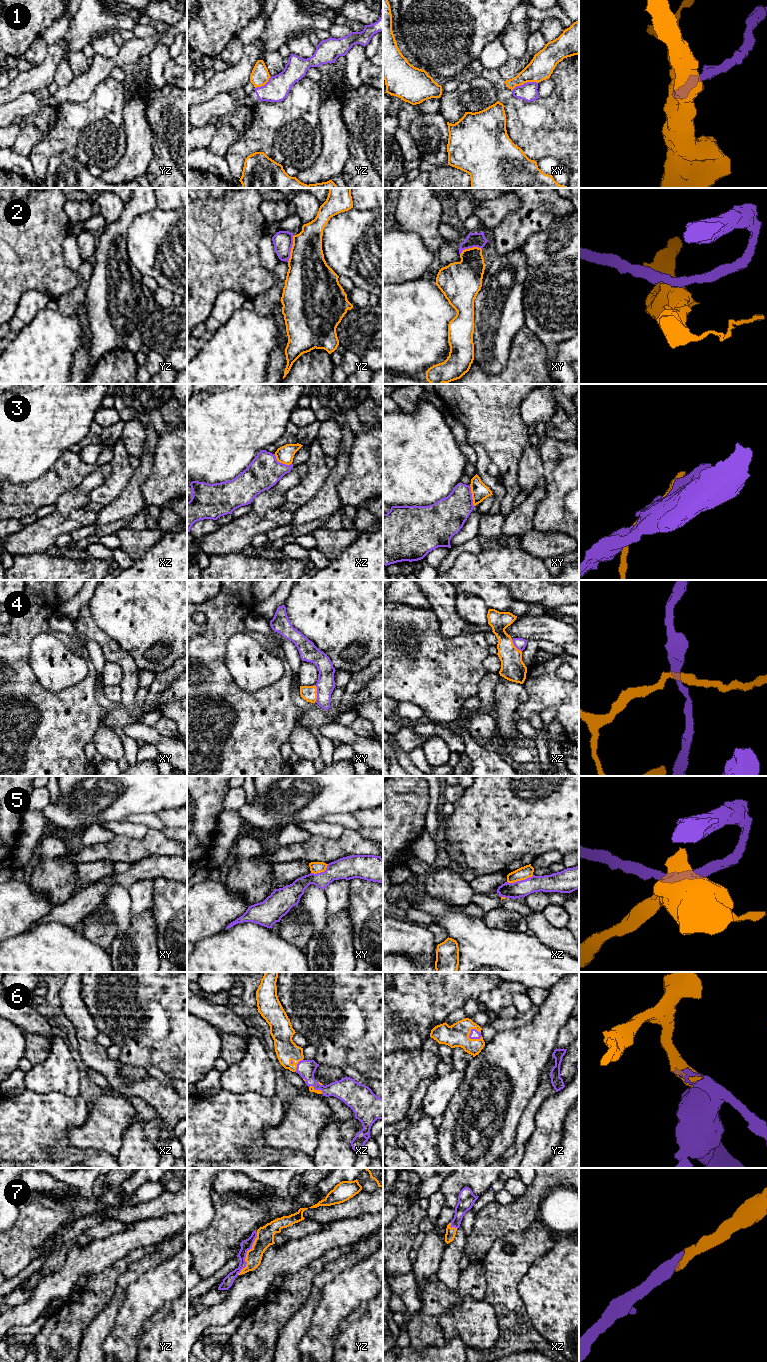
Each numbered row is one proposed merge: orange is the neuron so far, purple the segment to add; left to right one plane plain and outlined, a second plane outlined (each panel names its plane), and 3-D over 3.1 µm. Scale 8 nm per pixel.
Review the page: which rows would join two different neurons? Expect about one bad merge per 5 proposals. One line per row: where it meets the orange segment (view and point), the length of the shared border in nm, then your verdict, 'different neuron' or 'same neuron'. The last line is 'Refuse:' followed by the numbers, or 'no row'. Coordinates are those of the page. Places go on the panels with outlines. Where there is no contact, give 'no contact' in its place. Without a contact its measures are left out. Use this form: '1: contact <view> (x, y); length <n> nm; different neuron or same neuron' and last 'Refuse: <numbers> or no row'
1: contact xy (524, 82); length 220 nm; different neuron
2: contact yz (291, 248); length 220 nm; different neuron
3: contact xz (281, 462); length 170 nm; different neuron
4: contact xy (316, 693); length 140 nm; different neuron
5: contact xz (520, 880); length 220 nm; different neuron
6: contact yz (471, 1039); length 120 nm; same neuron
7: contact yz (247, 1253); length 380 nm; same neuron
Refuse: 1, 2, 3, 4, 5

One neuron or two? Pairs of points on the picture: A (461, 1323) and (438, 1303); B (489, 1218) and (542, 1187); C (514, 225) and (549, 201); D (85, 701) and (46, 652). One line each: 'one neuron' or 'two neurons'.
A: two neurons
B: one neuron
C: one neuron
D: two neurons

